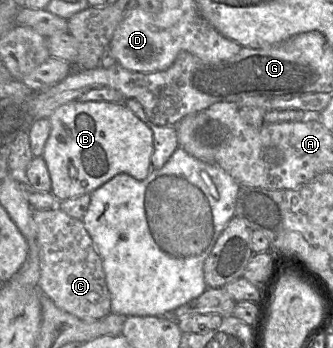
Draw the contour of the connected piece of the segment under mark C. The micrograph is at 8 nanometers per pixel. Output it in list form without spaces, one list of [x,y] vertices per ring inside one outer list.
[[[60,203],[56,207],[33,210],[40,257],[38,288],[61,310],[84,321],[98,320],[111,313],[101,258],[82,220],[67,215],[60,209]]]

